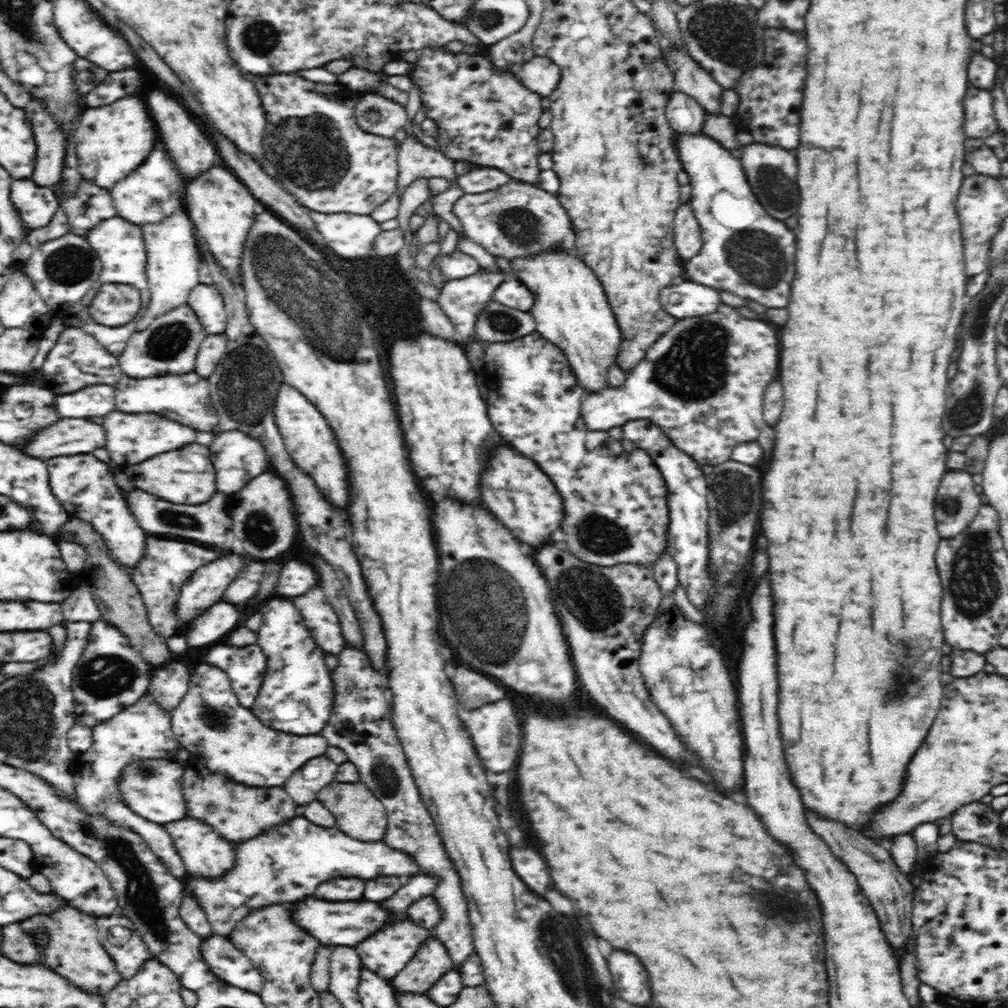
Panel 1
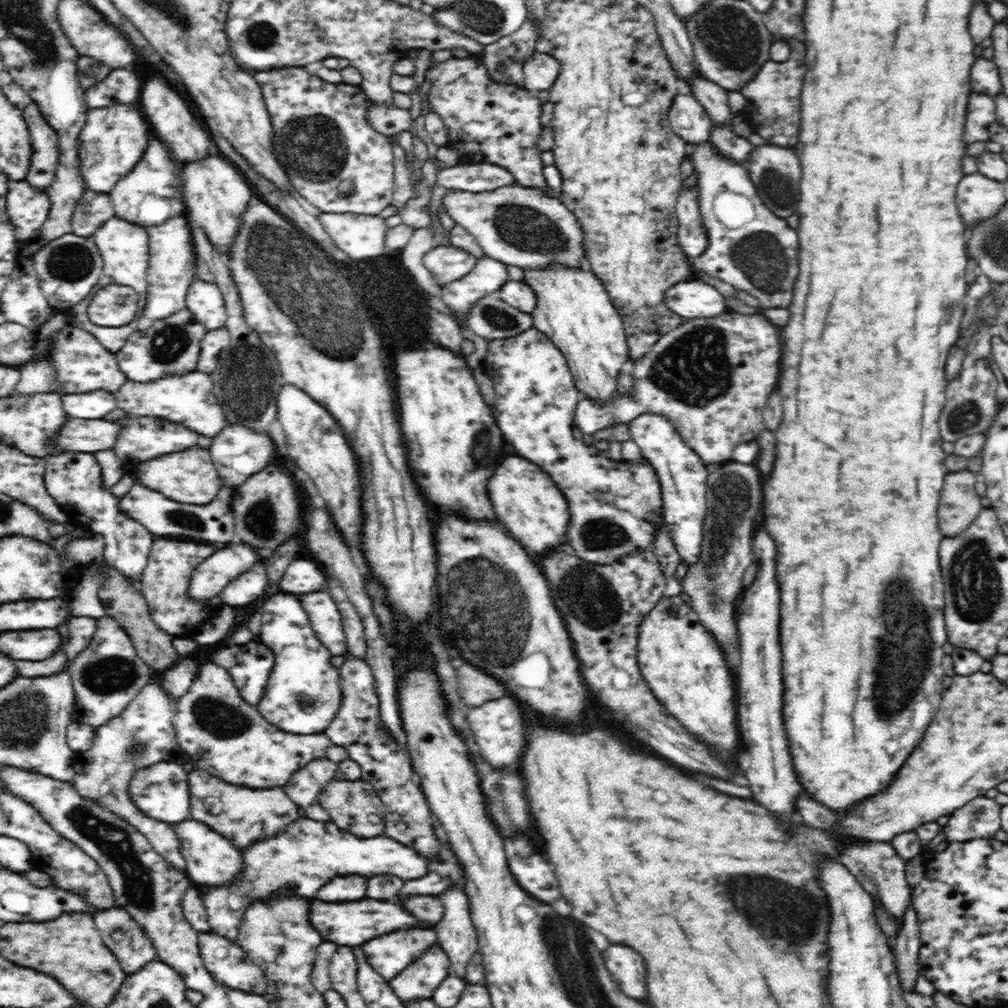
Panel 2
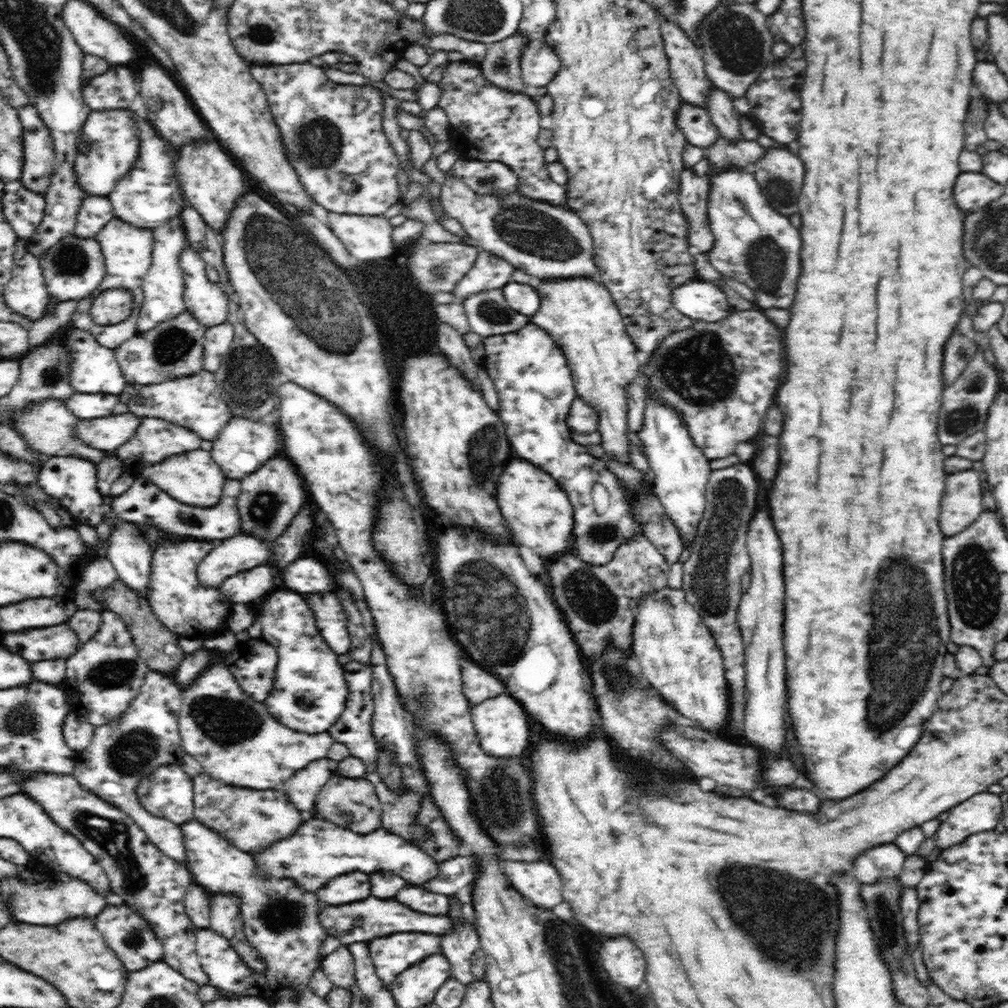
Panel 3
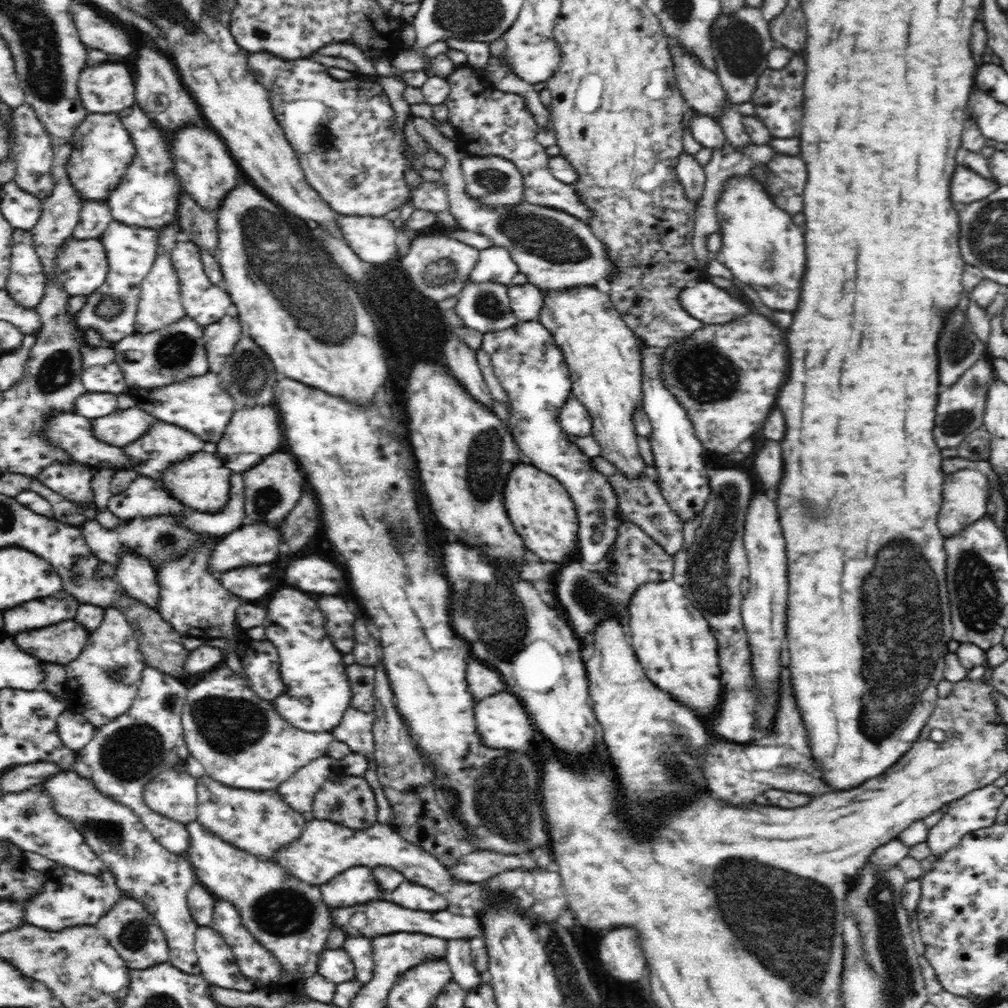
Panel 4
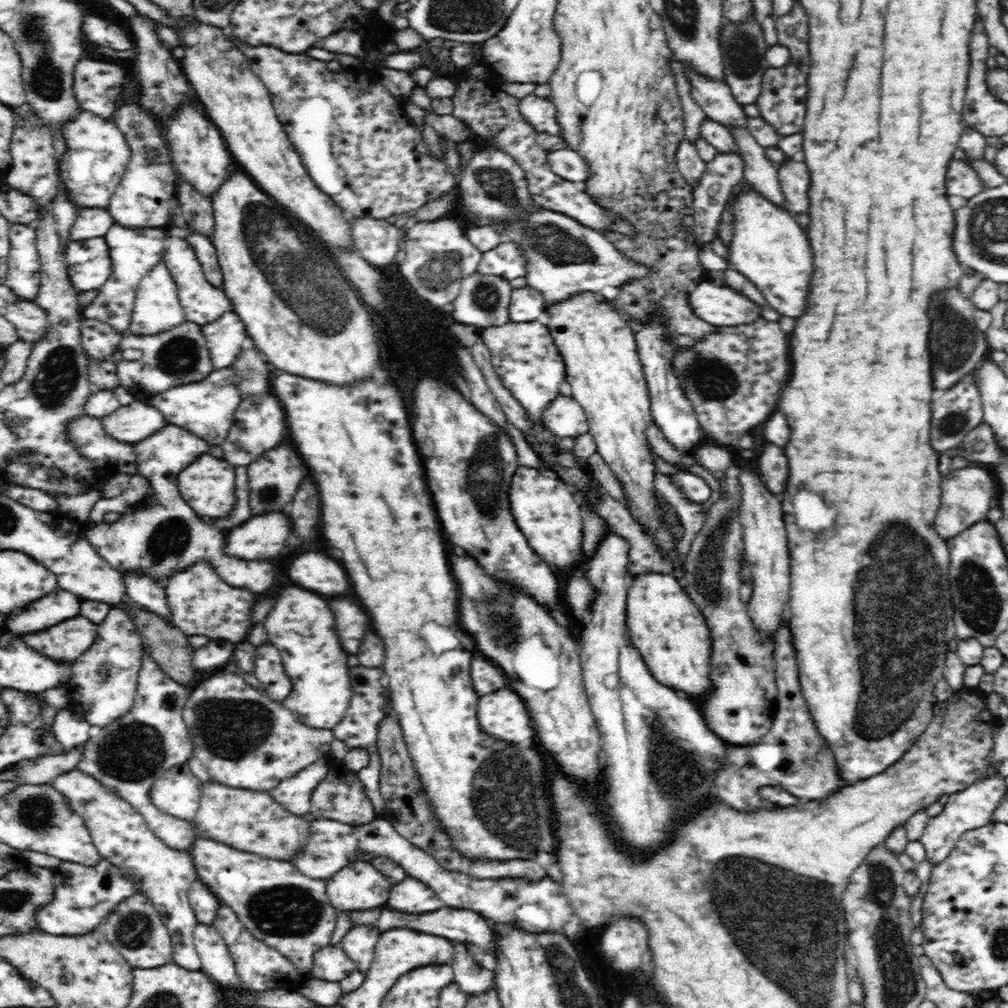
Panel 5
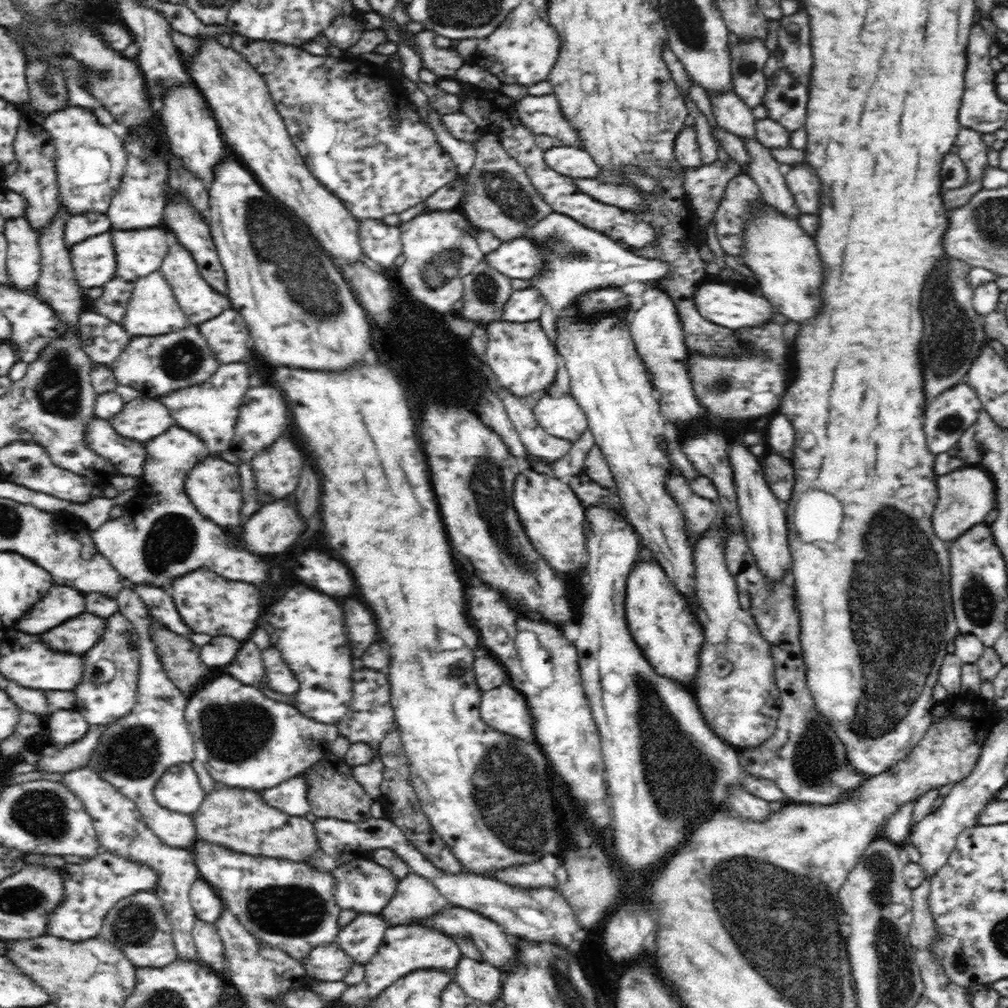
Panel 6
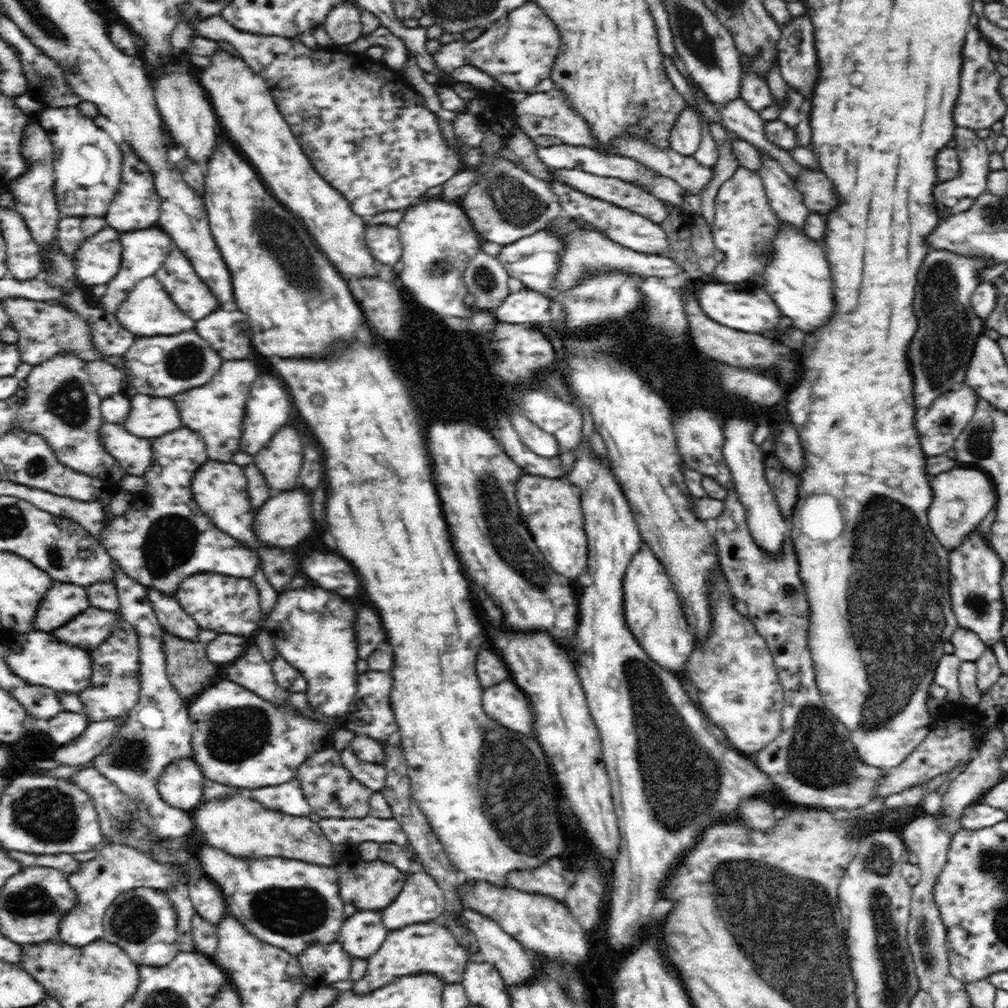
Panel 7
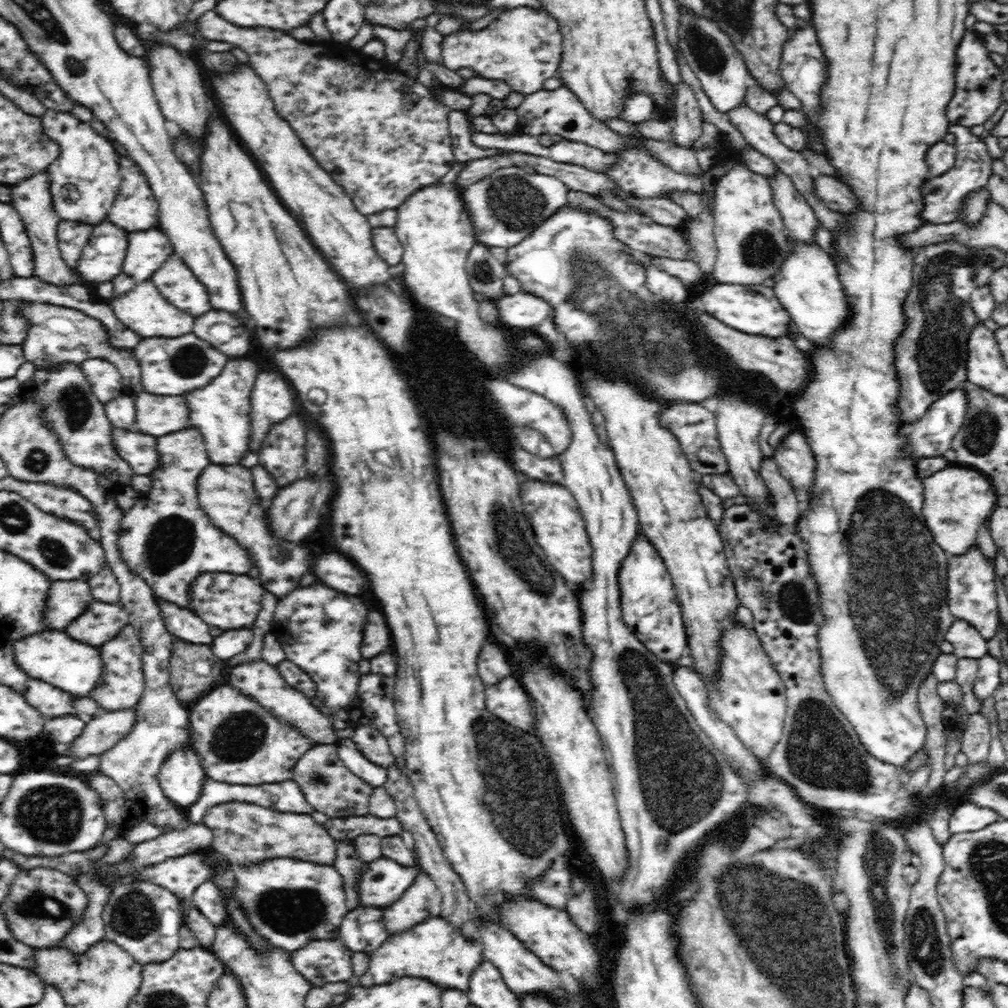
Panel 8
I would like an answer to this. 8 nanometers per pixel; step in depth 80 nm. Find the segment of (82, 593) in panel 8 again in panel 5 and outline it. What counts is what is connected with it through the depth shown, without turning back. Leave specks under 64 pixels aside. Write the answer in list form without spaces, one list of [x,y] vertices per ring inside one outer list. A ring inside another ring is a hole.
[[[57,587],[56,592],[27,604],[24,612],[8,616],[6,624],[16,634],[40,632],[44,628],[56,626],[62,620],[74,618],[80,614],[81,599],[75,594]]]

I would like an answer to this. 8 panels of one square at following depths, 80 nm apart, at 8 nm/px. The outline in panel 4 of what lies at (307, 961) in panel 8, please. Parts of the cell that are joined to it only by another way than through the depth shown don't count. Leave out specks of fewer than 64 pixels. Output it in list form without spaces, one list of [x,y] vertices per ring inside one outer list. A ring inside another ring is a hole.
[[[324,949],[318,960],[317,973],[335,986],[354,980],[355,966],[350,955],[343,949]]]

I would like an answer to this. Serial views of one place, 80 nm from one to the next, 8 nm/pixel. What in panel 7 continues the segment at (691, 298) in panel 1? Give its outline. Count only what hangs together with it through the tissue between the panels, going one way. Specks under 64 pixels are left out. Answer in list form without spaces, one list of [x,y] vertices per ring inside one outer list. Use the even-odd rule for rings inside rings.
[[[717,282],[702,286],[697,302],[700,302],[699,306],[708,318],[712,318],[714,322],[718,322],[722,326],[742,330],[742,332],[762,332],[768,328],[778,328],[780,310],[776,308],[772,298],[764,290],[746,294],[746,292],[740,292],[740,290],[730,288],[730,286],[734,286],[734,284]]]

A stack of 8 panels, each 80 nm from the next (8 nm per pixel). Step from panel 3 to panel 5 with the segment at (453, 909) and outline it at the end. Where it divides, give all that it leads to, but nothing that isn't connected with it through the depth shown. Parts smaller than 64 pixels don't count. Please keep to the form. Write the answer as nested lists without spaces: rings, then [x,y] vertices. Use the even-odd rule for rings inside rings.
[[[454,943],[455,947],[452,960],[449,962],[449,965],[453,968],[453,982],[469,996],[478,996],[482,992],[488,992],[488,989],[494,989],[496,983],[493,982],[495,979],[493,969],[486,970],[482,965],[478,965],[472,954],[464,947],[464,943]]]

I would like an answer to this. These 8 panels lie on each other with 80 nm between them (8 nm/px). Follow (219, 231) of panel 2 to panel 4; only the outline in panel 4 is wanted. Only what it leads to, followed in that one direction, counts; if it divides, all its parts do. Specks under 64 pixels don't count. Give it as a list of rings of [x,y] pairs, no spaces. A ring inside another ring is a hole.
[[[193,122],[176,130],[173,135],[169,144],[172,148],[174,171],[182,190],[188,192],[190,198],[208,212],[217,212],[220,210],[220,204],[224,202],[224,196],[240,182],[240,170],[228,154],[228,148],[212,130]]]

